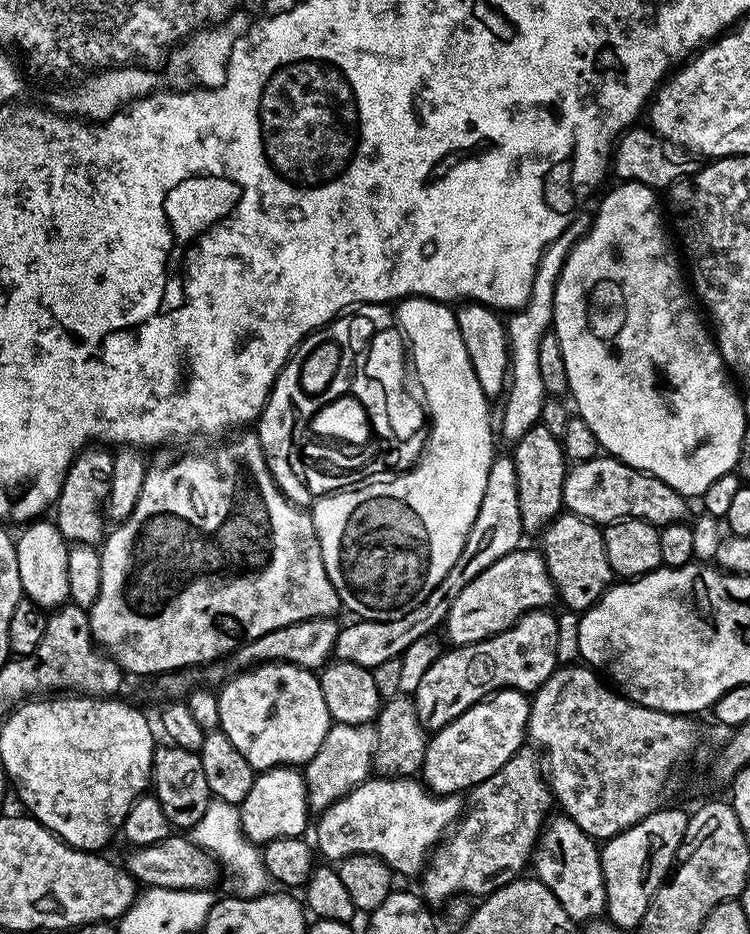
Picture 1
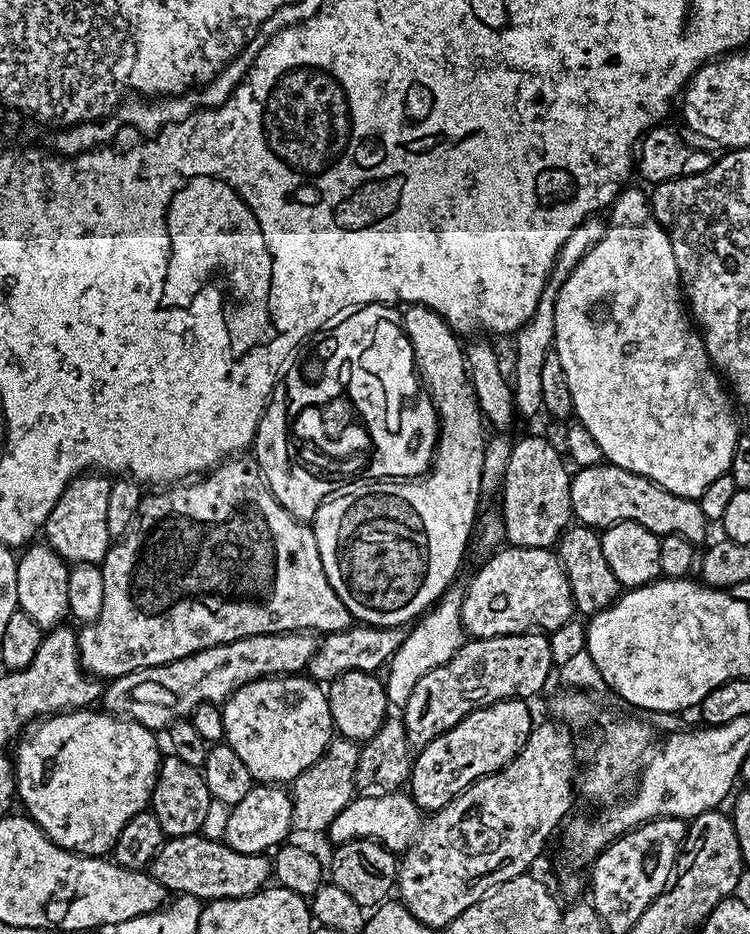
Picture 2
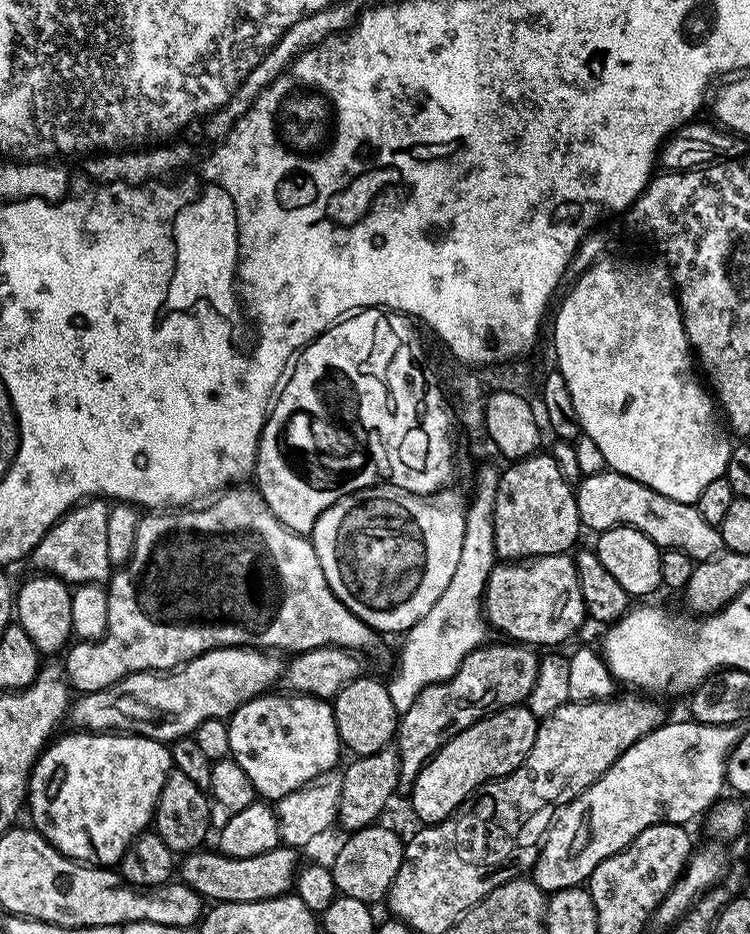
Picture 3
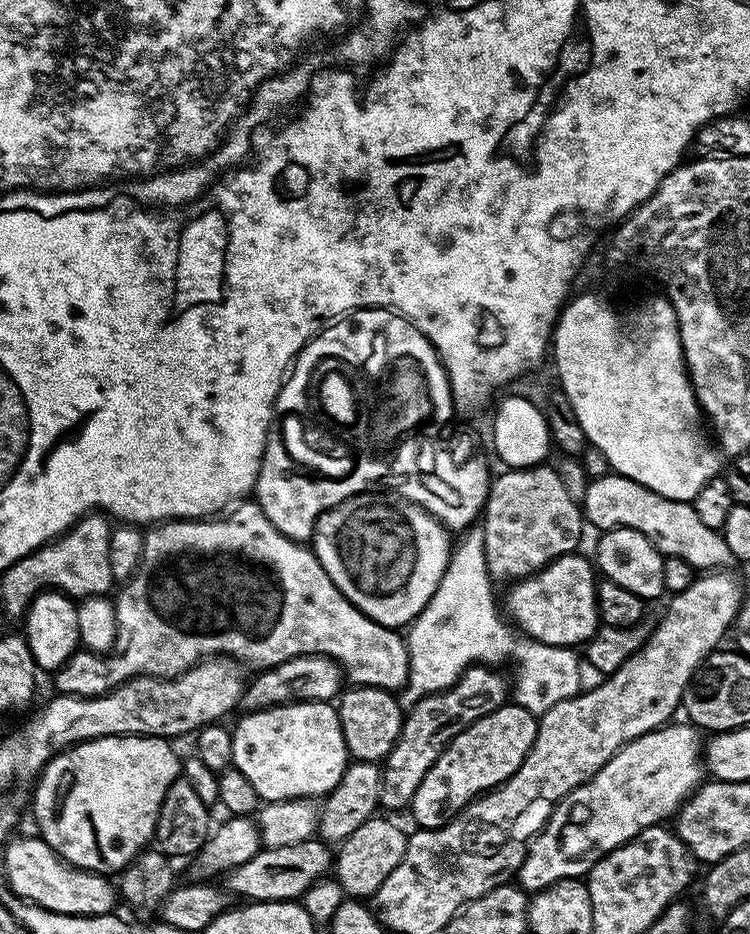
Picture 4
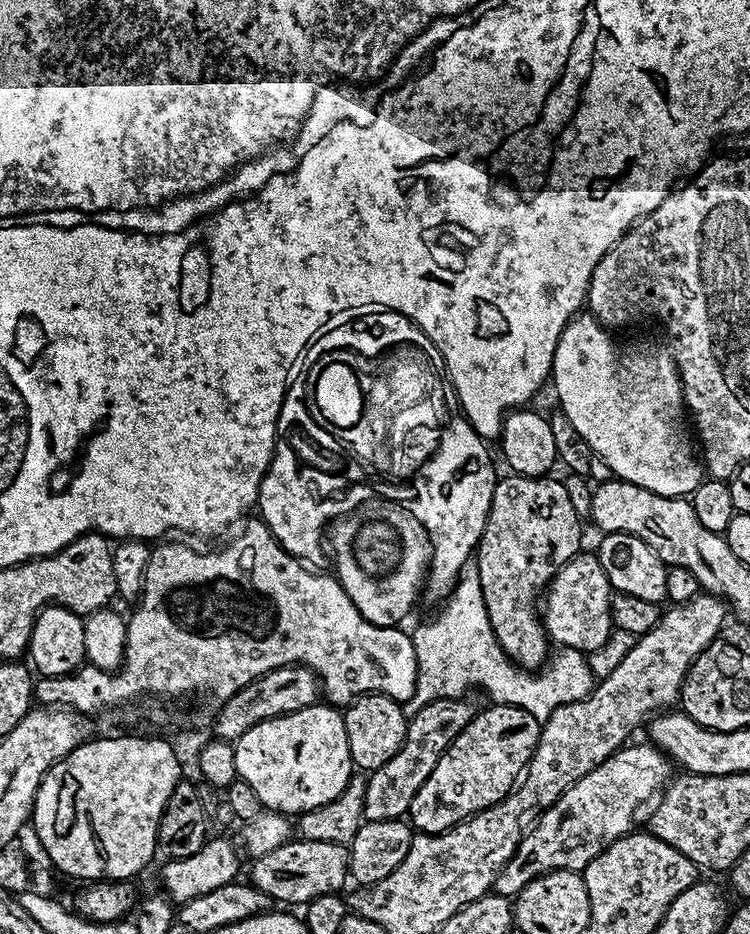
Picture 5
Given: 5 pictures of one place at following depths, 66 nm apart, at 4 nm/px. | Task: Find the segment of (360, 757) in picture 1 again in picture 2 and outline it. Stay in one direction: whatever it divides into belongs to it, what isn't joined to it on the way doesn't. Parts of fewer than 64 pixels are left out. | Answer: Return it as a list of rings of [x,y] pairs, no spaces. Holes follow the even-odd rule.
[[[335,737],[327,750],[290,784],[292,798],[292,827],[300,832],[327,833],[330,822],[342,814],[345,806],[354,798],[356,789],[356,767],[358,766],[359,745],[344,737]]]

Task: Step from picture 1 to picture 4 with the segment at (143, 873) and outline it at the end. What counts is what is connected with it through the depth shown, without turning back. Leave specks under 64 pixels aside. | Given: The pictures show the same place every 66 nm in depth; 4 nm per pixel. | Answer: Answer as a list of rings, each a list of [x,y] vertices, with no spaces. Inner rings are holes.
[[[313,838],[303,840],[294,846],[278,846],[277,848],[261,847],[250,862],[242,862],[242,866],[227,873],[226,888],[233,897],[244,896],[248,902],[263,902],[265,900],[299,901],[310,886],[329,875],[334,864],[334,856],[327,843]]]

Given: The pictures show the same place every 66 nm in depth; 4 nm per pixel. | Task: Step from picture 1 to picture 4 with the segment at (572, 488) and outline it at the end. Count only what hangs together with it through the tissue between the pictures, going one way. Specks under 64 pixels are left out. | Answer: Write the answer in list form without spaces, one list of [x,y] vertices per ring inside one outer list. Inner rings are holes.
[[[607,474],[593,479],[586,490],[585,500],[582,503],[582,512],[587,523],[599,530],[610,528],[633,528],[643,534],[664,556],[677,556],[697,570],[720,570],[723,564],[733,563],[730,546],[726,546],[723,535],[717,529],[705,526],[699,520],[698,514],[693,510],[687,500],[671,500],[657,492],[651,492],[646,486],[634,482],[630,478],[619,474]]]

